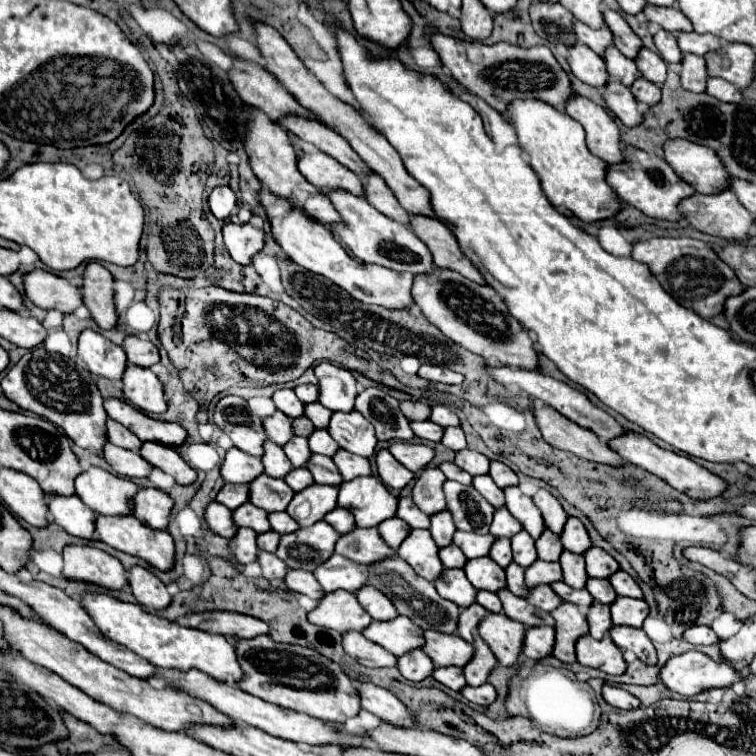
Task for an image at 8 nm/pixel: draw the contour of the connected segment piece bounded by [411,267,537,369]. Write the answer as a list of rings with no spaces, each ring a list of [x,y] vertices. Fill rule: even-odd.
[[[433,269],[425,275],[415,275],[413,289],[411,289],[415,307],[433,323],[445,337],[457,341],[457,345],[469,349],[475,355],[485,359],[497,359],[503,365],[517,365],[517,367],[537,367],[537,351],[529,333],[523,335],[523,325],[511,317],[505,309],[505,303],[489,285],[475,283],[451,269]]]

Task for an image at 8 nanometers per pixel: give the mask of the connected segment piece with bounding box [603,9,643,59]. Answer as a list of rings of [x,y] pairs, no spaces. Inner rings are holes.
[[[611,9],[603,11],[603,19],[605,19],[605,25],[613,33],[613,45],[625,57],[635,59],[637,57],[637,49],[641,49],[643,45],[641,45],[641,39],[631,31],[631,27],[627,25],[627,21],[617,11],[611,11]]]

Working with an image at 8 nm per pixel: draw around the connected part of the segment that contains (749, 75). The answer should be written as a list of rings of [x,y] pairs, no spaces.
[[[723,43],[717,51],[709,51],[705,61],[711,77],[721,77],[737,89],[745,89],[753,79],[755,51],[745,43]]]

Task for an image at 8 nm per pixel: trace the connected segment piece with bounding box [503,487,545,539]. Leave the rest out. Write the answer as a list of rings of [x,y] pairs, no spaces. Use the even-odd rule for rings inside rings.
[[[505,487],[503,493],[505,493],[505,507],[509,509],[509,513],[517,521],[521,521],[523,529],[529,531],[529,535],[533,535],[537,539],[537,533],[541,533],[541,529],[545,529],[545,523],[543,523],[539,509],[531,501],[531,497],[523,495],[519,487]]]

